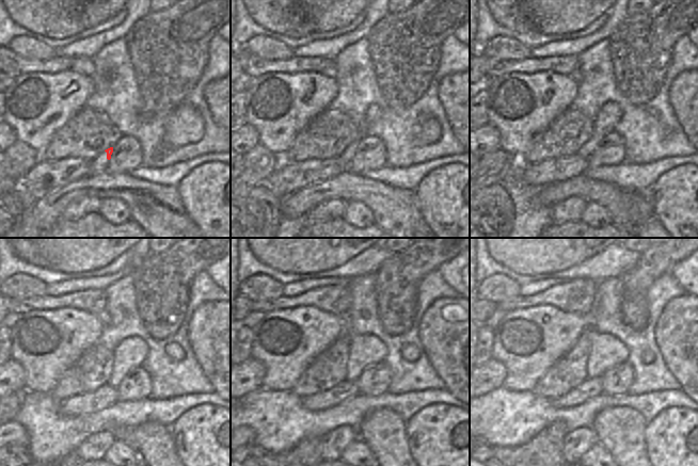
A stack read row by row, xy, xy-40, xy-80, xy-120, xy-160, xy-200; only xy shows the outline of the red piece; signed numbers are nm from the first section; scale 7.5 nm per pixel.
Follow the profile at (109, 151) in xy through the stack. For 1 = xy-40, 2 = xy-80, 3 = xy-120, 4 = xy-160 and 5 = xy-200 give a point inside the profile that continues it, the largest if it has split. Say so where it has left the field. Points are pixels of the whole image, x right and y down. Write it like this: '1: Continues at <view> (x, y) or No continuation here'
1: Continues at xy-40 (349, 151)
2: Continues at xy-80 (609, 114)
3: Continues at xy-120 (130, 352)
4: Continues at xy-160 (365, 350)
5: Continues at xy-200 (606, 351)

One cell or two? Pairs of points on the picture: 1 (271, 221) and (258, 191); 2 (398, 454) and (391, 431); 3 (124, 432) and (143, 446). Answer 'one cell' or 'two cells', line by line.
1: one cell
2: one cell
3: two cells

